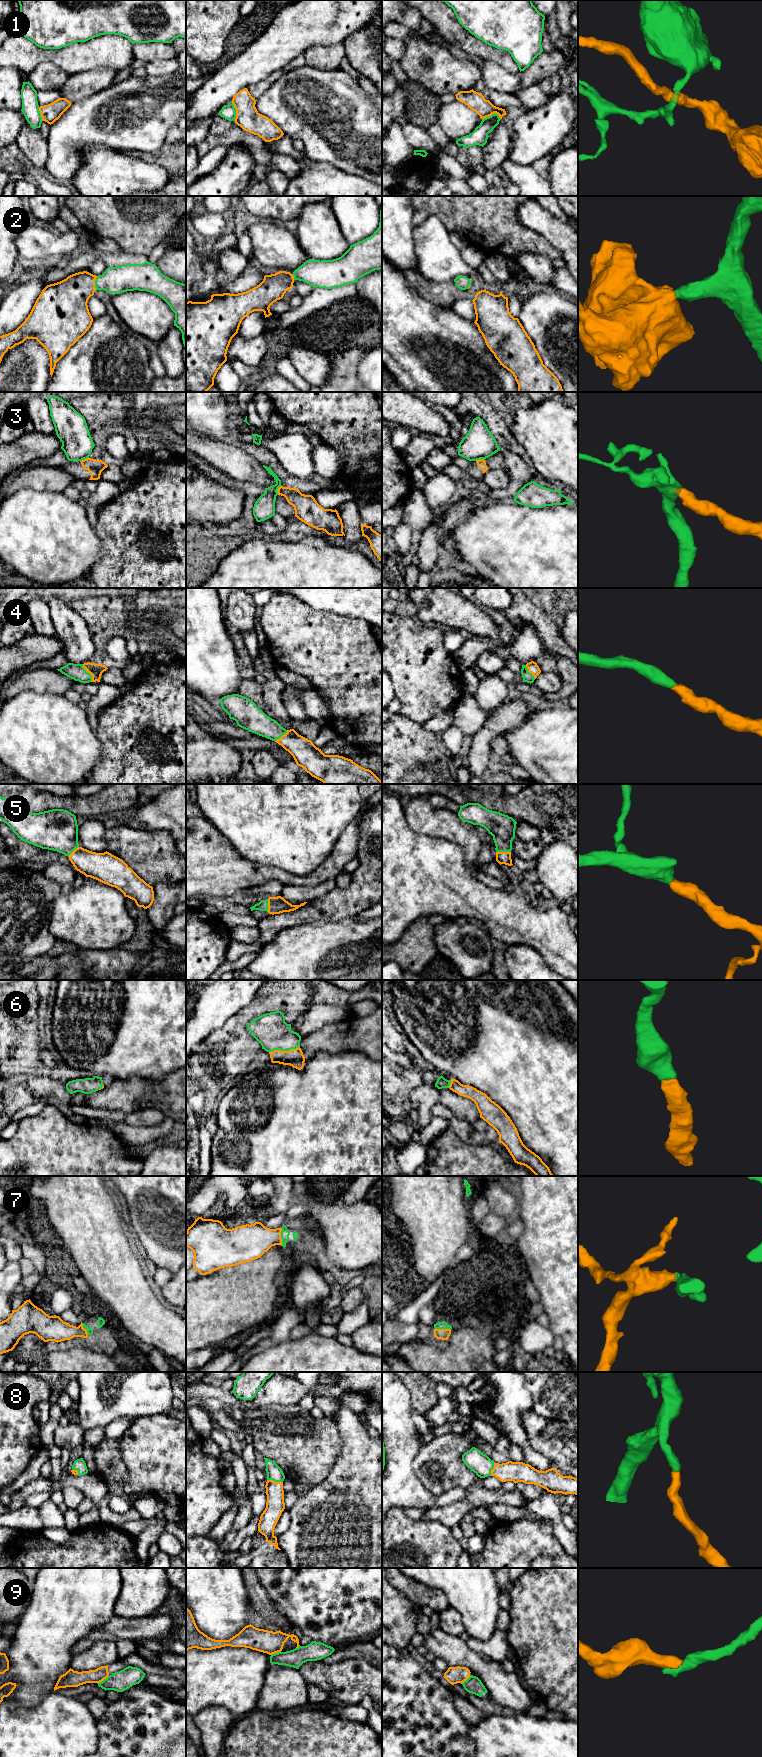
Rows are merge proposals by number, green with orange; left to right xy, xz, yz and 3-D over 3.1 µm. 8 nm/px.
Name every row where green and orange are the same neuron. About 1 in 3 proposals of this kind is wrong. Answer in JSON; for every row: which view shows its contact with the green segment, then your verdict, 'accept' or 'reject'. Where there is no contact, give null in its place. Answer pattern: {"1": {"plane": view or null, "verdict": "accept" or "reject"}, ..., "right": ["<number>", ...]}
{"1": {"plane": "yz", "verdict": "reject"}, "2": {"plane": "xy", "verdict": "accept"}, "3": {"plane": "xz", "verdict": "reject"}, "4": {"plane": "xy", "verdict": "accept"}, "5": {"plane": "yz", "verdict": "accept"}, "6": {"plane": "xz", "verdict": "accept"}, "7": {"plane": "xz", "verdict": "accept"}, "8": {"plane": "xz", "verdict": "accept"}, "9": {"plane": "xy", "verdict": "reject"}, "right": ["2", "4", "5", "6", "7", "8"]}

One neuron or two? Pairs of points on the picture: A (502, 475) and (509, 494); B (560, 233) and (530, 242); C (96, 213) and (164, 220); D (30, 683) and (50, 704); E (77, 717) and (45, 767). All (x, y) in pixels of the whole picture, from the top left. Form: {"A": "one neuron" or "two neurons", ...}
{"A": "two neurons", "B": "two neurons", "C": "one neuron", "D": "two neurons", "E": "one neuron"}

